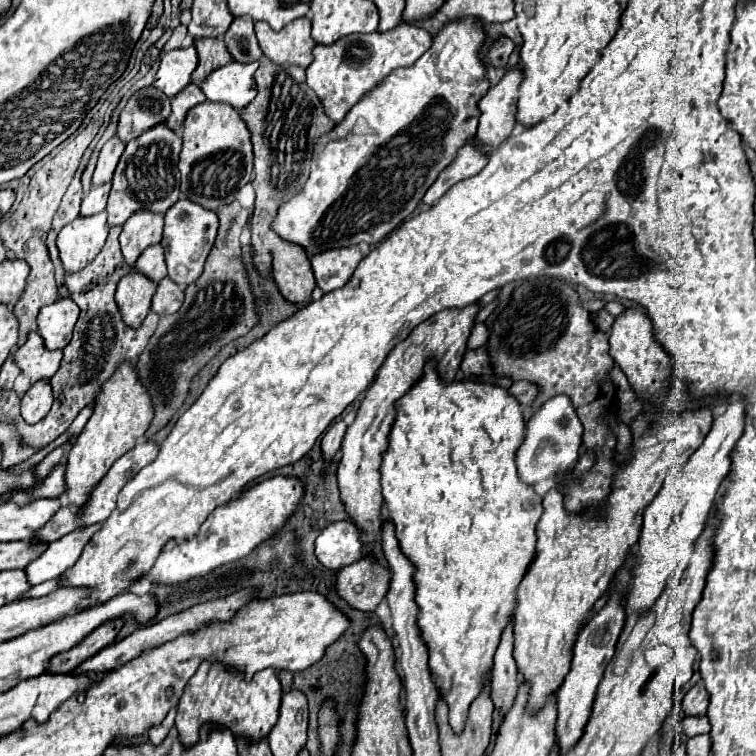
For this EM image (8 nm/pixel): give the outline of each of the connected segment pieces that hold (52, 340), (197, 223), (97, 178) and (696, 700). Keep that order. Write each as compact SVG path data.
M70 297L58 299L58 301L40 309L38 333L50 351L64 349L64 345L70 343L78 313L80 313L80 309Z
M180 199L166 211L166 223L164 223L164 237L162 247L166 251L166 263L168 263L168 277L176 281L182 289L186 289L190 283L194 283L202 275L204 261L214 245L218 231L218 217L214 211L208 211L188 199Z
M112 137L110 141L104 143L102 151L100 151L100 157L98 157L98 165L96 165L96 171L94 171L94 177L92 177L92 185L100 185L102 181L110 181L112 179L112 173L118 165L118 159L120 155L124 153L124 143L118 139L118 137Z
M698 681L684 697L682 709L686 715L706 715L708 709L708 691L704 689L704 683Z

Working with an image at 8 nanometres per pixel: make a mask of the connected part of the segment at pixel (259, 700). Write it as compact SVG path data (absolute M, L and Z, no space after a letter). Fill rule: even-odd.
M204 661L196 675L188 681L184 695L178 703L176 729L182 745L198 743L198 731L204 723L216 723L234 733L234 737L242 737L246 743L258 743L268 737L272 727L278 721L280 709L280 681L274 669L258 671L250 681L244 681L240 673L230 673L220 663Z

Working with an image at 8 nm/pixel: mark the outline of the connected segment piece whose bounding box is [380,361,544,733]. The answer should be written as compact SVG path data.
M430 361L424 369L424 377L422 381L418 381L418 385L414 385L410 389L410 393L406 397L402 397L396 403L396 423L392 427L390 433L390 445L388 451L384 453L384 461L380 467L382 473L382 495L384 501L388 505L388 519L394 521L394 529L396 529L396 539L398 545L402 549L402 553L408 557L408 561L414 565L414 585L416 585L416 593L414 593L414 603L418 605L418 617L416 617L416 625L420 629L420 637L428 649L428 669L434 677L434 685L438 689L438 693L442 695L442 701L448 705L448 723L452 727L454 733L462 733L464 725L466 725L466 717L468 717L468 709L472 705L472 701L482 693L482 683L486 681L488 673L492 671L494 665L494 653L500 645L500 637L502 631L506 629L506 625L510 623L514 609L516 609L516 601L518 601L518 585L528 569L528 565L534 559L534 551L536 551L536 523L542 517L542 497L536 495L536 491L528 485L522 483L518 477L518 469L516 469L516 451L520 449L524 435L526 435L526 425L524 425L524 417L522 417L522 409L520 403L502 387L494 387L494 385L484 385L484 383L476 383L476 381L456 381L456 383L444 383L438 377L436 365L434 361Z

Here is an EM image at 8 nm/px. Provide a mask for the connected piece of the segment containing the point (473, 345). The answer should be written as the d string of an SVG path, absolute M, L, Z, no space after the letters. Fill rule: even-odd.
M478 323L472 327L472 333L470 333L466 345L468 345L468 349L478 349L486 343L486 339L488 339L488 329L484 323Z

